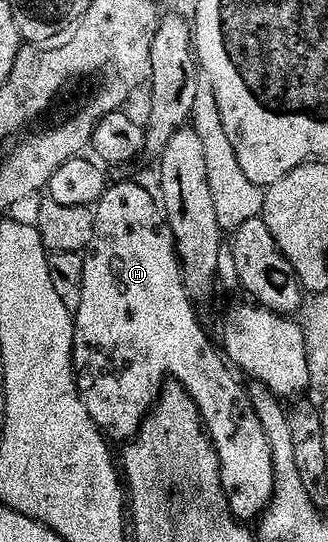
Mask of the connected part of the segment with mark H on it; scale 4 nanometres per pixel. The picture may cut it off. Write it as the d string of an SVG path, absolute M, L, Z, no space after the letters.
M128 179L112 184L94 206L93 212L95 234L83 258L83 302L73 314L73 359L79 383L79 398L85 403L85 411L89 411L93 423L108 442L126 443L139 434L139 428L143 426L147 414L155 408L165 382L170 379L180 385L191 396L193 403L197 403L203 424L207 427L211 442L215 444L231 514L240 523L251 523L247 521L254 522L262 518L275 490L273 451L269 451L269 441L250 401L248 390L244 383L242 385L238 381L240 378L233 372L216 342L214 345L207 338L207 333L191 306L193 298L187 292L187 284L183 282L183 267L179 264L179 254L175 251L175 237L167 225L161 205L154 201L142 184Z

